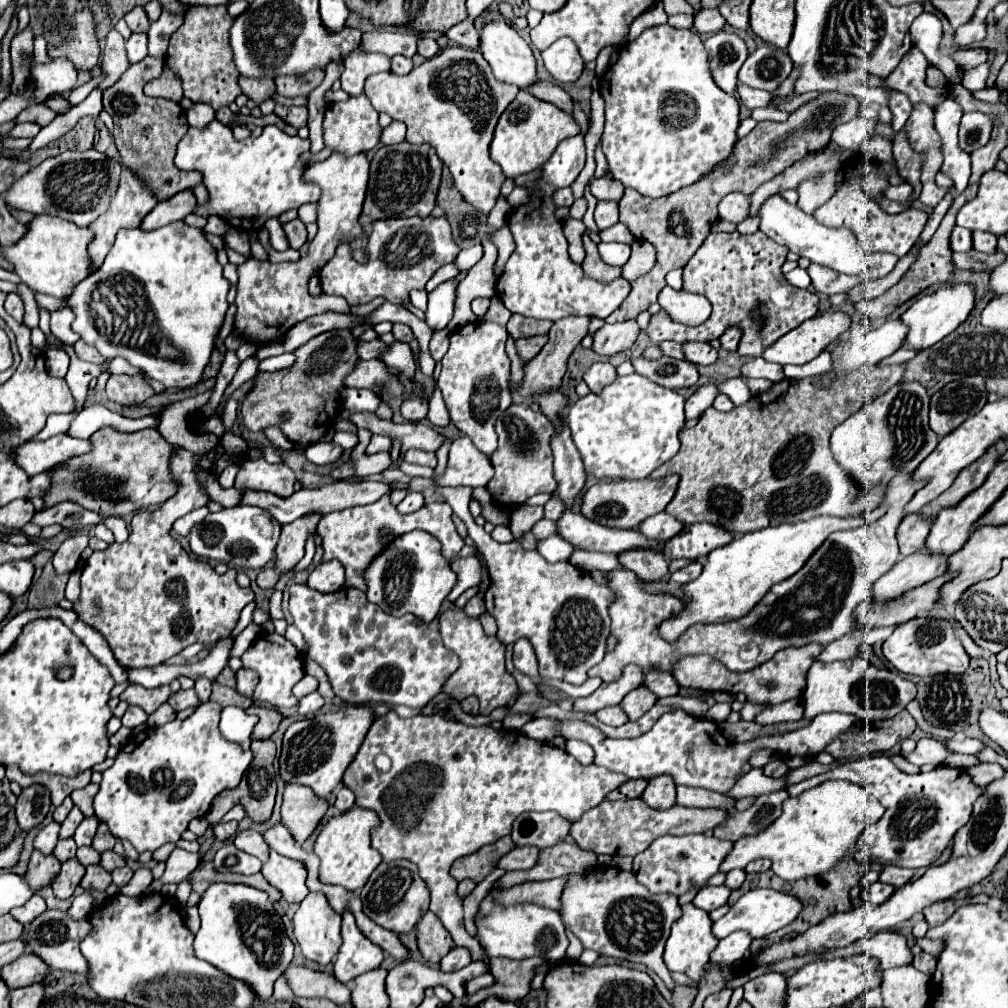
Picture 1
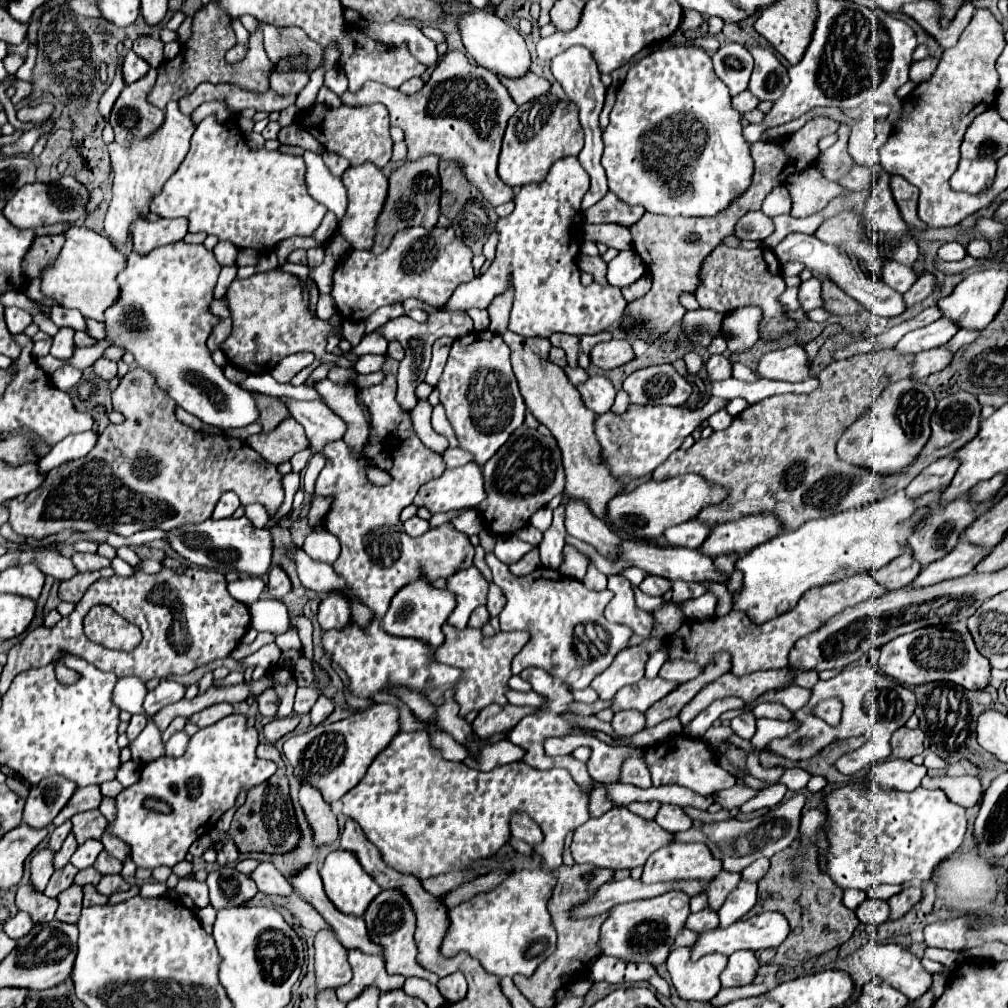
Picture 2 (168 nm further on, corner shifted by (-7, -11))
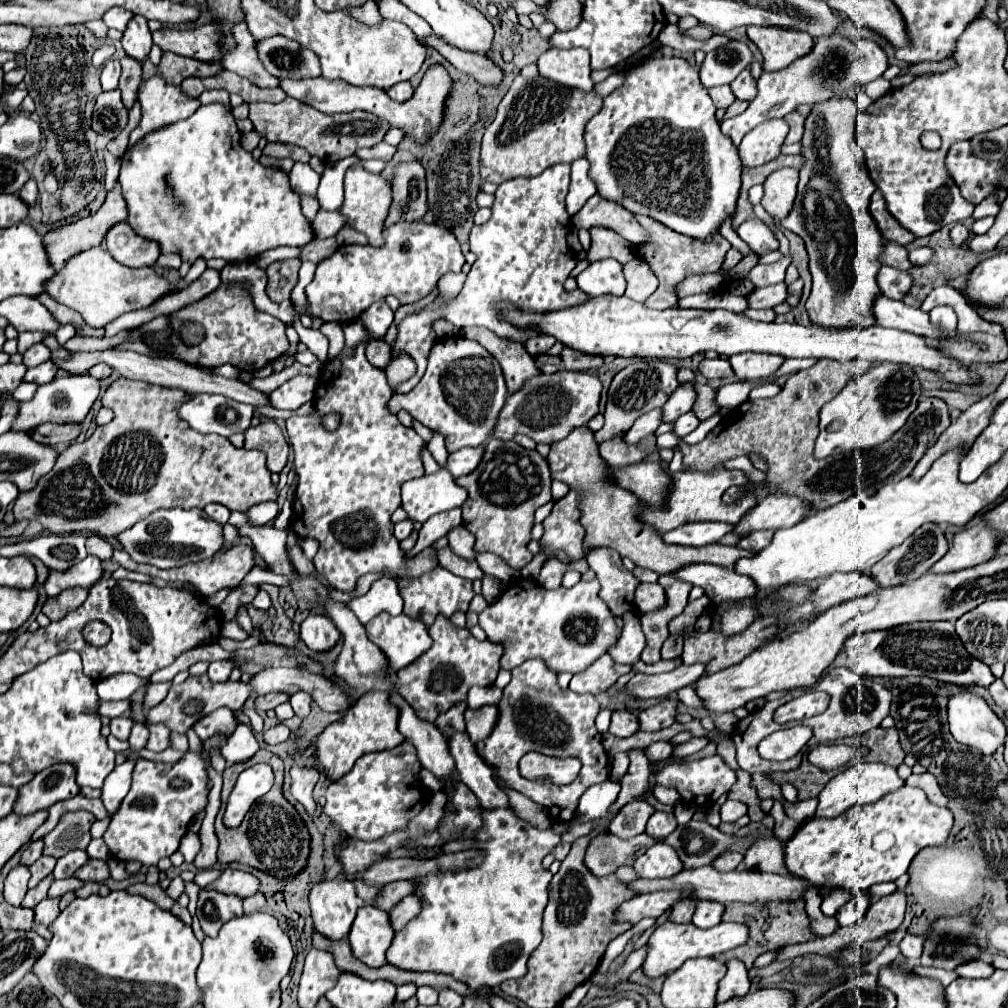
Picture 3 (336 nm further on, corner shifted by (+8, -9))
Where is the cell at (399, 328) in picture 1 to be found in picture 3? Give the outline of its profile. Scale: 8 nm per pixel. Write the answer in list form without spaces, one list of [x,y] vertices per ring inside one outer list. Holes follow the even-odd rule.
[[[374,340],[366,346],[366,358],[370,360],[370,364],[374,364],[378,368],[386,368],[392,358],[392,346],[386,342]]]

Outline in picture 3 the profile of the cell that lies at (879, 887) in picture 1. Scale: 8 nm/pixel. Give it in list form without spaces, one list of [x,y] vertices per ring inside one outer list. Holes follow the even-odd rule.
[[[858,892],[858,894],[854,894],[854,896],[838,910],[836,920],[838,920],[840,926],[852,926],[852,924],[856,924],[860,918],[866,916],[868,908],[870,908],[870,900]]]

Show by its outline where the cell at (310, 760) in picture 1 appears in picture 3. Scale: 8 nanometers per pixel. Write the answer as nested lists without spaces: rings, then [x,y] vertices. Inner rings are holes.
[[[370,692],[370,694],[364,694],[358,702],[354,702],[340,720],[326,726],[324,732],[320,732],[320,736],[310,746],[326,778],[330,782],[336,782],[340,780],[340,776],[352,770],[352,764],[356,762],[356,758],[368,752],[390,750],[402,742],[404,742],[404,736],[398,732],[398,710],[388,702],[388,696],[384,692]]]

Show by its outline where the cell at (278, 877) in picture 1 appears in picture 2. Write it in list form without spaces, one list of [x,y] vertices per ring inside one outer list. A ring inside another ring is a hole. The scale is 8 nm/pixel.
[[[269,862],[259,864],[251,874],[251,880],[257,884],[257,890],[263,894],[281,894],[281,896],[289,896],[293,892],[293,886],[283,878],[281,872],[277,872],[275,866],[271,866]]]

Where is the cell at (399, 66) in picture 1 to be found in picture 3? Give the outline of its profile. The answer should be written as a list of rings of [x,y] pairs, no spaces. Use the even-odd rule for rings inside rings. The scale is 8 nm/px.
[[[400,82],[400,84],[394,84],[392,88],[388,88],[388,96],[396,102],[404,102],[412,96],[412,86],[410,82]]]

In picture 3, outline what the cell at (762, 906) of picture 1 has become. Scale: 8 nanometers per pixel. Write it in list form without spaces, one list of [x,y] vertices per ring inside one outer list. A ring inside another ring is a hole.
[[[670,920],[656,926],[656,930],[652,932],[648,944],[650,944],[650,950],[648,950],[648,956],[644,960],[644,970],[648,976],[660,976],[660,974],[670,974],[674,970],[678,970],[688,958],[698,958],[698,956],[716,956],[718,952],[726,952],[726,950],[732,950],[740,944],[747,942],[749,938],[748,926],[740,926],[736,922],[720,922],[718,926],[714,928],[708,928],[708,930],[702,930],[702,928],[696,928],[694,924],[672,924]]]

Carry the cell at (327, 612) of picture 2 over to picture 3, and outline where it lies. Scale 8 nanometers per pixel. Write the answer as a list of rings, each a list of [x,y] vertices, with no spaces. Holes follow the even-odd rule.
[[[310,614],[304,622],[302,622],[302,632],[300,632],[300,638],[302,642],[316,650],[316,652],[322,652],[322,650],[328,650],[332,648],[338,638],[340,638],[340,632],[338,628],[330,622],[330,618],[322,616],[322,614]]]

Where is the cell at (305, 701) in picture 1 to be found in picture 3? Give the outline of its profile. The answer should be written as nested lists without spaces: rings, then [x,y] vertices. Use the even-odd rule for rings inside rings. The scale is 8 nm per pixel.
[[[296,692],[296,694],[292,694],[290,704],[292,704],[294,714],[296,714],[298,718],[306,718],[306,716],[310,714],[310,704],[312,704],[312,698],[308,696],[308,692]]]

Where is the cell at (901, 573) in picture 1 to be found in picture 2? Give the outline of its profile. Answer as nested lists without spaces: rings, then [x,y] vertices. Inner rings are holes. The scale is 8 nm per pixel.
[[[959,542],[947,558],[941,558],[939,562],[933,562],[931,566],[923,568],[913,586],[931,586],[933,582],[943,582],[951,578],[959,578],[965,574],[971,574],[975,566],[989,554],[989,548],[975,546],[969,542]]]

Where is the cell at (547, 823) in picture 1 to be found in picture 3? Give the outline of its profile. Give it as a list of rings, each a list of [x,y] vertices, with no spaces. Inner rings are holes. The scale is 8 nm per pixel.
[[[454,732],[448,740],[450,754],[456,762],[458,778],[478,796],[484,808],[506,808],[506,792],[492,780],[492,770],[476,756],[476,746],[468,732]]]

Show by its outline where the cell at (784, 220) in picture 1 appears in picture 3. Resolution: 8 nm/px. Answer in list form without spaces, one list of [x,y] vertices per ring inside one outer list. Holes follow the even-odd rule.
[[[878,294],[872,304],[872,314],[876,318],[876,324],[886,328],[896,328],[904,332],[912,332],[916,336],[928,336],[928,338],[948,338],[958,336],[956,330],[952,332],[940,332],[934,328],[928,320],[928,314],[918,310],[916,306],[908,306],[902,300],[892,300],[884,294]]]

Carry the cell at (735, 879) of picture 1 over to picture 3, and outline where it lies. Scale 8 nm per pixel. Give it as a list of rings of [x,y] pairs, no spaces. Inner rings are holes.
[[[700,900],[698,906],[696,906],[692,922],[698,928],[712,928],[712,926],[722,922],[722,914],[724,914],[722,904],[716,904],[714,900]]]

